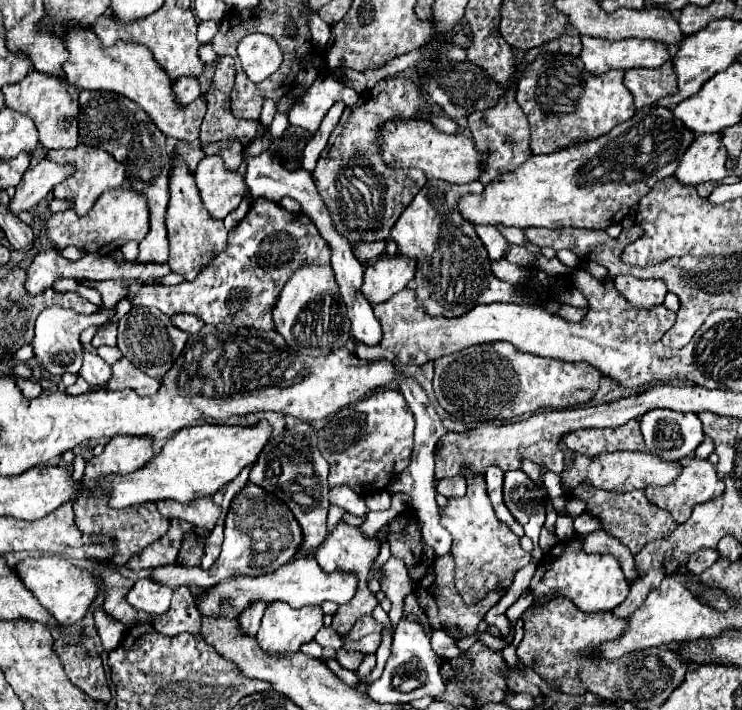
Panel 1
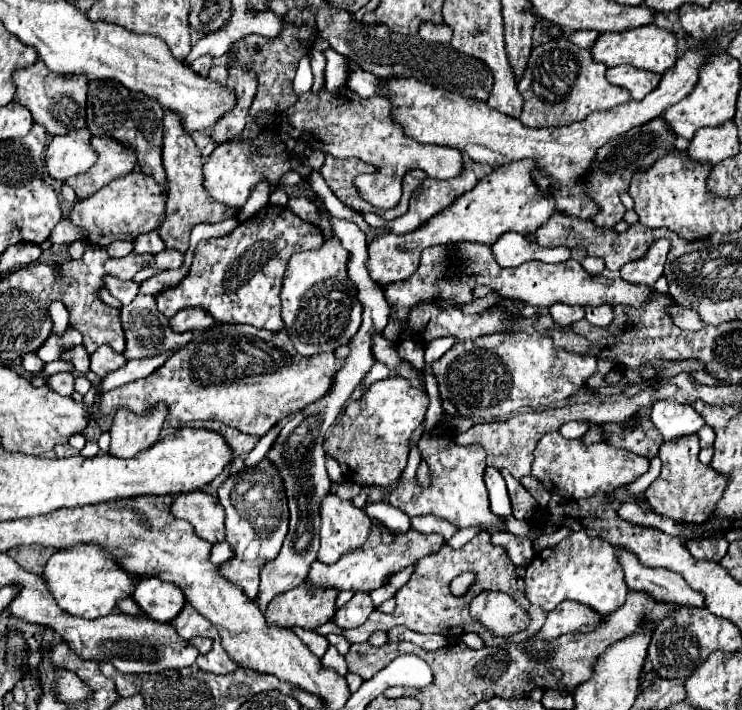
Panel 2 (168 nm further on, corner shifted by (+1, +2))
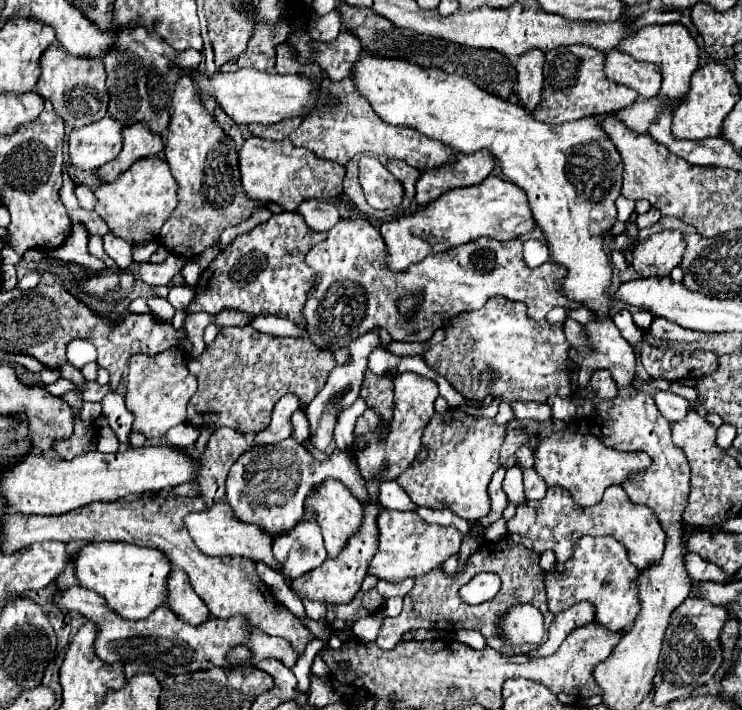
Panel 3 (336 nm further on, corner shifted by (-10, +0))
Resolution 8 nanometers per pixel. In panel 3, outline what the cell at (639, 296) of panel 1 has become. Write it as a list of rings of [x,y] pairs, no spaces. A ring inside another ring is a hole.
[[[662,230],[636,244],[634,250],[634,270],[642,278],[666,276],[676,268],[684,254],[684,238],[676,230]]]

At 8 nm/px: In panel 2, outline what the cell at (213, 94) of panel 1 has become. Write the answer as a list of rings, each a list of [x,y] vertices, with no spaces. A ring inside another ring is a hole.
[[[213,64],[211,72],[209,72],[209,80],[217,82],[217,84],[225,84],[227,82],[227,66],[225,64]]]

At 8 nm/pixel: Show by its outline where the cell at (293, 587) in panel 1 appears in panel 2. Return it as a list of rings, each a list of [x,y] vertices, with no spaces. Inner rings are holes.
[[[373,524],[373,534],[369,536],[369,542],[365,542],[361,550],[355,550],[353,554],[345,554],[345,558],[341,558],[341,562],[335,562],[333,566],[327,566],[315,560],[305,578],[305,586],[309,588],[309,592],[319,592],[319,590],[329,590],[329,588],[351,590],[351,592],[359,592],[359,590],[371,592],[375,588],[381,588],[387,576],[403,570],[405,566],[417,564],[417,560],[421,560],[423,556],[431,552],[437,552],[441,544],[443,544],[443,538],[437,534],[421,534],[417,530],[407,530],[407,532],[397,532],[395,542],[387,546],[381,542],[379,524]]]

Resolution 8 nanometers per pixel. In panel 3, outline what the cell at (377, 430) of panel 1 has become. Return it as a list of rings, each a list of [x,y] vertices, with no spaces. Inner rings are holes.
[[[404,372],[394,378],[394,418],[388,424],[388,438],[380,438],[378,434],[380,418],[376,418],[376,412],[366,410],[356,422],[356,430],[354,430],[356,438],[368,440],[366,450],[354,450],[356,464],[364,478],[370,480],[378,476],[378,478],[394,480],[396,476],[400,476],[400,472],[404,472],[404,468],[408,468],[408,464],[412,464],[412,460],[420,450],[420,436],[424,432],[424,424],[428,424],[428,420],[434,414],[436,398],[438,398],[438,386],[434,380],[428,380],[412,372]]]

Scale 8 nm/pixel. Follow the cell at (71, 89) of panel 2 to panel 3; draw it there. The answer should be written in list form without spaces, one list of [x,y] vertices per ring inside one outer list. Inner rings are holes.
[[[52,44],[42,56],[42,76],[36,84],[38,94],[50,100],[60,114],[60,118],[70,128],[80,128],[84,124],[98,122],[108,112],[108,92],[106,92],[106,70],[102,60],[78,58],[68,54],[60,44]],[[70,96],[70,100],[68,100]]]

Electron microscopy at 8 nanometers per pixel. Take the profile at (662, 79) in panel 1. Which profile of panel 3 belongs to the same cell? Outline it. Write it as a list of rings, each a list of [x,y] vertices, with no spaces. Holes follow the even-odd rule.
[[[606,50],[604,72],[610,80],[636,90],[644,98],[658,94],[662,84],[662,72],[656,64],[634,60],[622,50]]]

